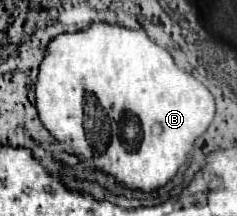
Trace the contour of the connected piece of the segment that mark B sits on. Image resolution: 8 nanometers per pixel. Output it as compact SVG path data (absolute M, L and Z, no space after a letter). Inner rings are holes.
M93 23L85 31L63 33L59 37L55 37L49 43L45 61L41 63L35 87L37 87L37 111L39 111L39 119L45 125L45 129L55 137L57 143L69 145L71 151L77 155L79 161L91 163L97 171L101 171L105 175L111 175L119 185L123 185L123 187L127 187L131 191L143 191L143 193L153 193L153 191L161 189L161 187L165 187L177 175L177 171L187 161L187 153L193 151L195 141L207 131L207 127L211 125L213 115L215 115L213 95L193 75L189 75L183 69L179 69L167 49L159 47L157 43L153 43L147 37L147 33L141 31L141 29L127 29L127 27L119 27L119 25L107 25L107 23Z

